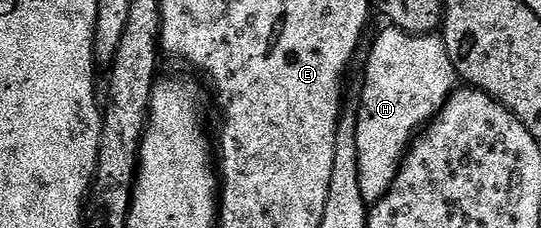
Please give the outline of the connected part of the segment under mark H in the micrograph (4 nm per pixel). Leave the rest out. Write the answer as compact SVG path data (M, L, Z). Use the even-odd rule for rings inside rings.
M392 24L386 25L386 27L386 30L385 28L378 29L377 39L374 41L374 47L371 48L370 58L363 69L365 83L360 83L359 86L361 94L361 111L358 114L359 187L363 194L363 200L368 204L378 202L380 198L387 196L387 192L399 172L401 162L405 158L405 152L408 150L410 142L417 137L422 128L428 126L433 121L433 117L443 108L443 104L449 99L449 95L453 93L459 82L455 68L451 64L451 56L447 56L444 37L438 36L436 33L409 34L406 30L401 30L398 26Z

